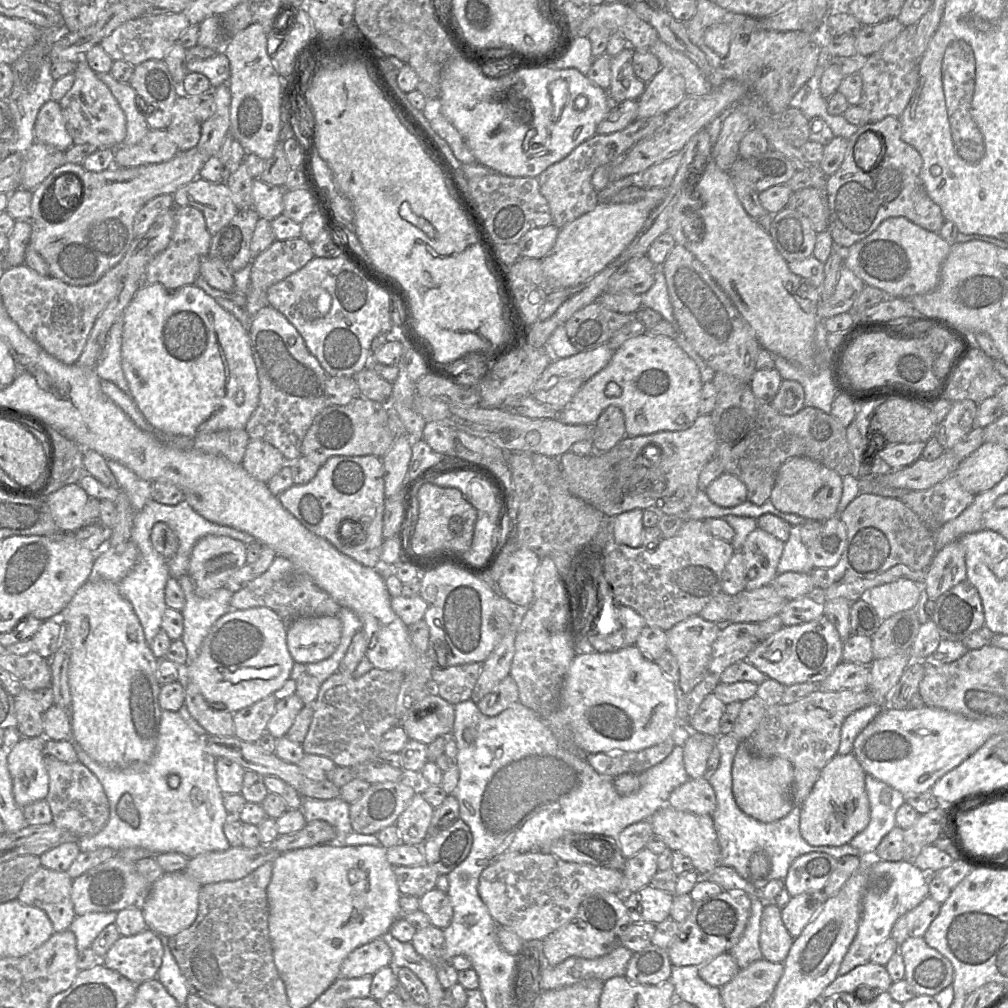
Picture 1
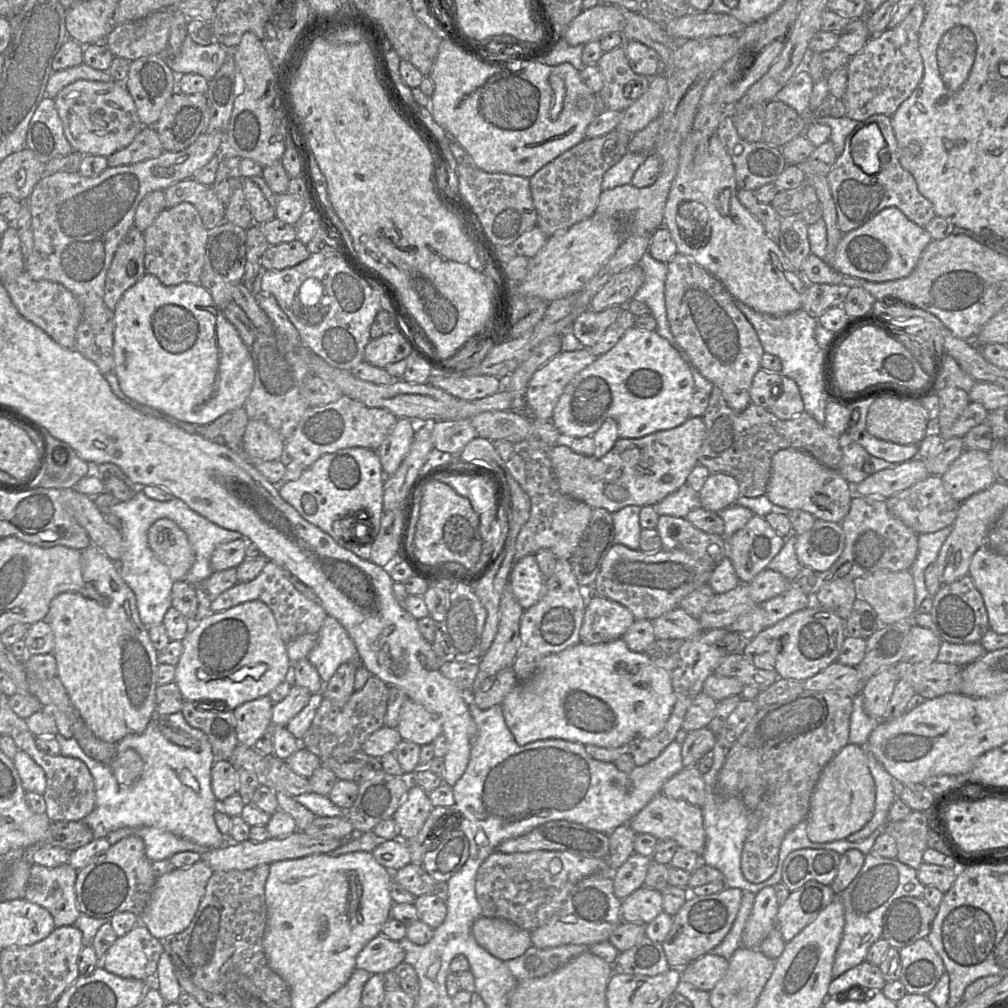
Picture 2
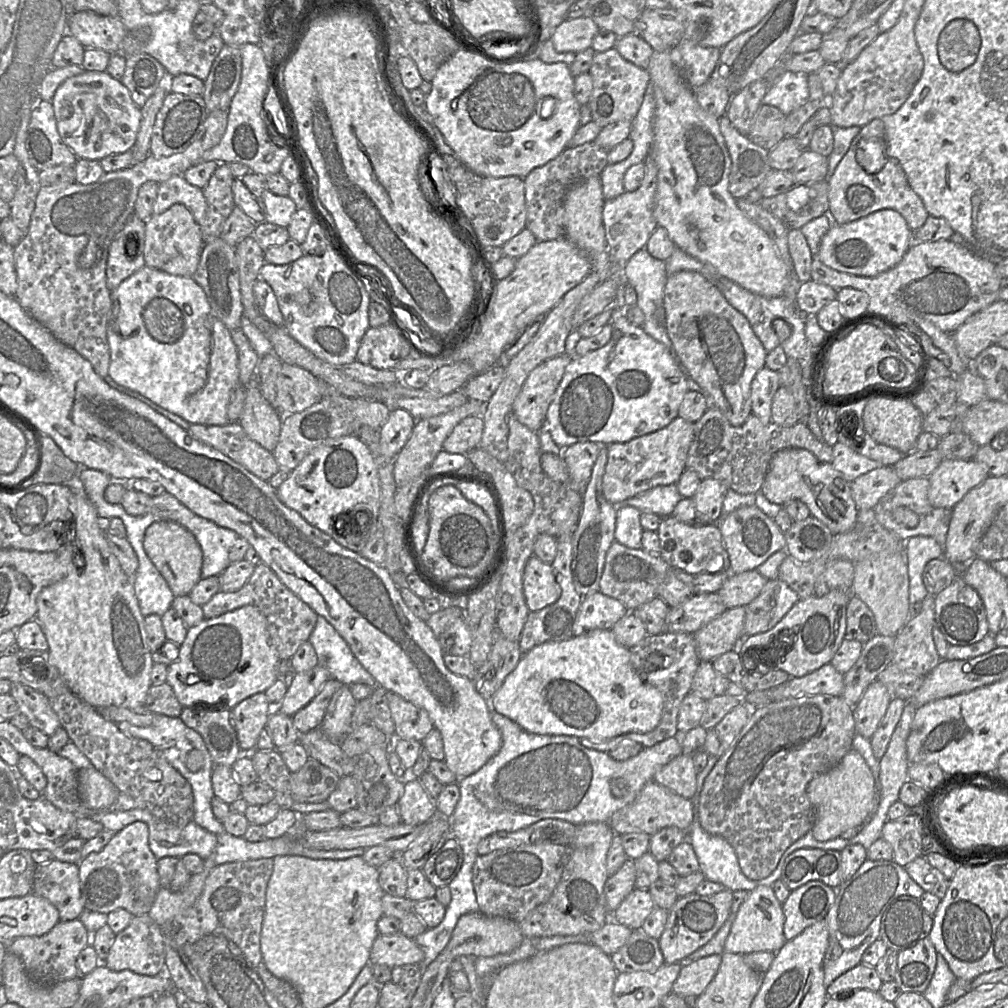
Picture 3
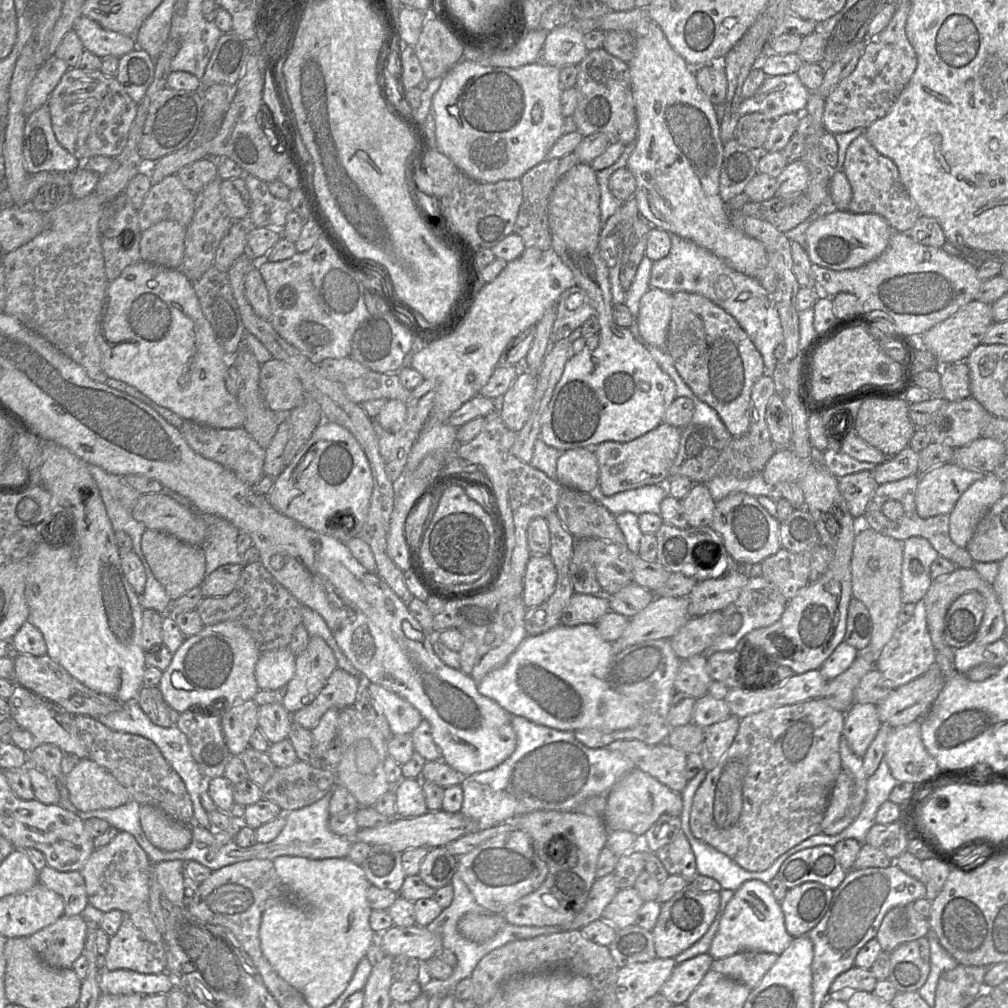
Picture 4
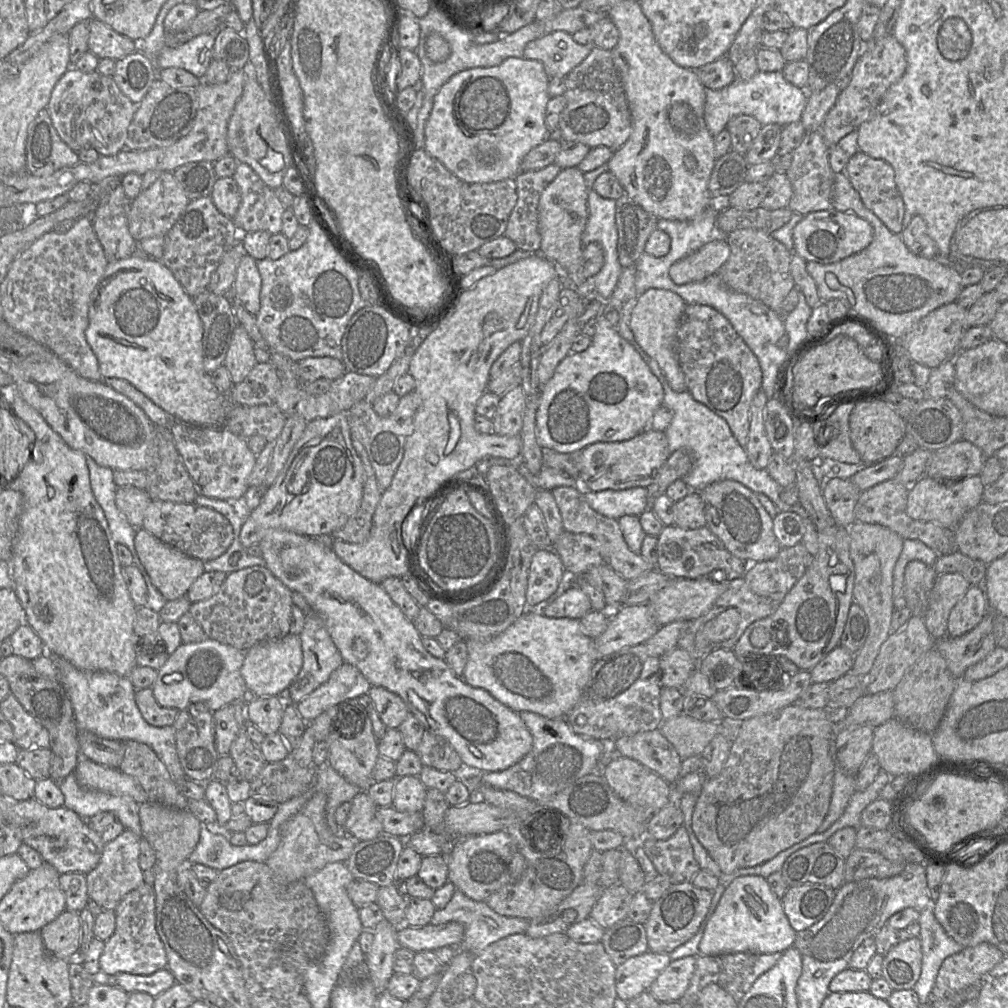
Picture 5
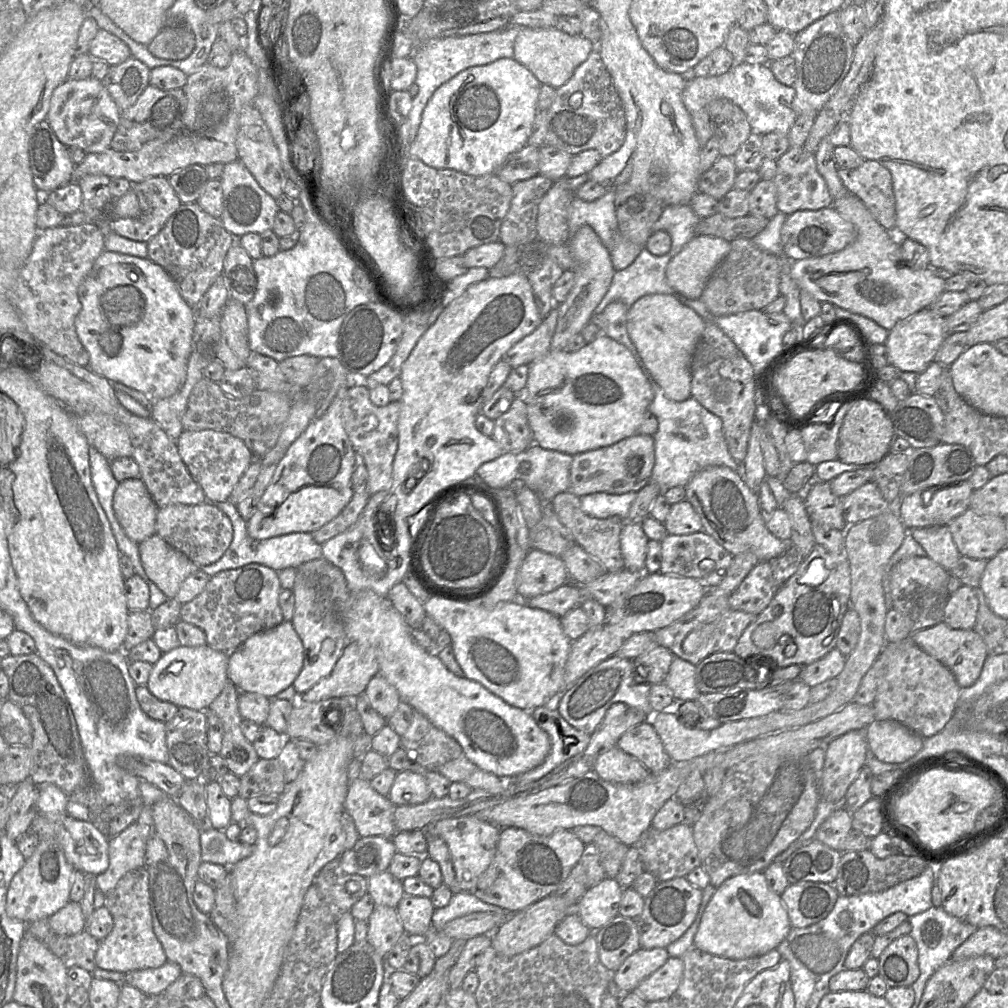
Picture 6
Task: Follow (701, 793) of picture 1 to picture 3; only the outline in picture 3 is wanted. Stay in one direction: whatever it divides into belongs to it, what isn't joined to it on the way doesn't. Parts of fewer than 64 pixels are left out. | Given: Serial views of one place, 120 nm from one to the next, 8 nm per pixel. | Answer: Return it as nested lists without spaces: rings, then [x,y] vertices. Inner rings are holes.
[[[683,752],[655,773],[653,780],[686,799],[691,799],[697,789],[697,773],[692,754]]]

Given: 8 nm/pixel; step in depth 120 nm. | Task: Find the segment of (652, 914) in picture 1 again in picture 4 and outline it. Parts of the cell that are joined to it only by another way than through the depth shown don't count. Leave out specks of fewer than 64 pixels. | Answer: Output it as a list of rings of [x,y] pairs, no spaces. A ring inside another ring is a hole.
[[[634,888],[621,889],[605,907],[602,919],[616,929],[636,924],[636,918],[644,900]]]

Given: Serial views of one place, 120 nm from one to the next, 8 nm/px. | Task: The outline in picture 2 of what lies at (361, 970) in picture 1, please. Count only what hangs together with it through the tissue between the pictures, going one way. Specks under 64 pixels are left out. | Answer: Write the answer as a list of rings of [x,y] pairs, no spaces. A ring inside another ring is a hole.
[[[379,934],[370,940],[356,957],[356,969],[382,975],[393,971],[404,962],[405,951],[401,944]]]

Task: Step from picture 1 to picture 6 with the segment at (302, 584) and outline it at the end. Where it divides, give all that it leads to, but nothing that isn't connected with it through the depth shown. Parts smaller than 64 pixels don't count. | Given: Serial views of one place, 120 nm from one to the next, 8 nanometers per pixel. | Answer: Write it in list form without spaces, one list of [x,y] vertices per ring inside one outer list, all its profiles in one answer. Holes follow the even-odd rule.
[[[262,564],[221,571],[211,576],[198,596],[182,604],[180,620],[202,629],[207,645],[230,656],[253,634],[284,621],[279,605],[281,590],[278,572]]]

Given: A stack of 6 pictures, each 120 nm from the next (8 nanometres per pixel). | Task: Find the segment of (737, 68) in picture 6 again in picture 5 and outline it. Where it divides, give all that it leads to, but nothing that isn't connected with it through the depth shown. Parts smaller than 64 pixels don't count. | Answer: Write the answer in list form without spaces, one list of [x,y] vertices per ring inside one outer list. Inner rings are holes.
[[[760,70],[748,81],[736,78],[731,84],[720,90],[705,88],[705,94],[704,119],[713,137],[726,128],[731,118],[738,115],[753,116],[762,126],[779,124],[784,127],[799,121],[808,96],[806,90],[786,81],[781,71],[762,72]]]

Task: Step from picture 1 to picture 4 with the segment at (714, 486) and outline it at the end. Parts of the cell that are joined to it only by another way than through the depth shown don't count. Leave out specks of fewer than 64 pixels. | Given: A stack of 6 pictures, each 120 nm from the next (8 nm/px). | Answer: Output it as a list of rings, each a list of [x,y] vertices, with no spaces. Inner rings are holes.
[[[694,484],[681,501],[689,527],[711,526],[716,502],[705,484]]]

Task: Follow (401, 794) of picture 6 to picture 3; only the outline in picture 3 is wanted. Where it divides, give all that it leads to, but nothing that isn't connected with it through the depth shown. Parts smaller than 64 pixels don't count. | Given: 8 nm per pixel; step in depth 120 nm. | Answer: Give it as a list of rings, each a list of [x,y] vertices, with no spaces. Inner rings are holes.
[[[418,779],[404,785],[404,793],[397,803],[401,822],[407,825],[424,825],[437,815],[434,800]]]

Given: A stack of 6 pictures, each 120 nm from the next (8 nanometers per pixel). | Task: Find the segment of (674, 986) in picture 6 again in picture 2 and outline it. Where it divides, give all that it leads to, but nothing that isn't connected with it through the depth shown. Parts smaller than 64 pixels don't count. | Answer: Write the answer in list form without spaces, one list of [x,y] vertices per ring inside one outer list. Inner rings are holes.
[[[707,953],[681,969],[681,979],[704,991],[711,991],[728,969],[728,960]]]

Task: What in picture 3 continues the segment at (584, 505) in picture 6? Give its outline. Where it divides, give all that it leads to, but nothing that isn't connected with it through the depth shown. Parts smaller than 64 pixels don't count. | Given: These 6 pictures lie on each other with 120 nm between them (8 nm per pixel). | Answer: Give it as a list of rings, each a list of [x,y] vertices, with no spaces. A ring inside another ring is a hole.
[[[676,484],[659,485],[614,506],[616,511],[625,506],[633,506],[641,512],[664,518],[672,516],[675,506],[682,498]]]

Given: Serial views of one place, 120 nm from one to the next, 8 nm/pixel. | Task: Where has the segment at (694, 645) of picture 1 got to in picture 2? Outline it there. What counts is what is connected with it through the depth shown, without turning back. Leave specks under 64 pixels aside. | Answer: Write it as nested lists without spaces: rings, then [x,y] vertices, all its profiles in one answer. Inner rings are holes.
[[[677,607],[651,620],[656,639],[685,639],[702,631],[697,618]]]

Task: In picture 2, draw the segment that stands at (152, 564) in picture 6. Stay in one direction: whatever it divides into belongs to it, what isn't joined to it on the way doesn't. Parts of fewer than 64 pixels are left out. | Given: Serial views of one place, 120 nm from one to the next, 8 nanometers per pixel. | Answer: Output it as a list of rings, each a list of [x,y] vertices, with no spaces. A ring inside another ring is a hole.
[[[159,519],[148,530],[148,544],[159,561],[168,568],[173,581],[184,581],[195,561],[195,553],[185,531],[171,519]]]

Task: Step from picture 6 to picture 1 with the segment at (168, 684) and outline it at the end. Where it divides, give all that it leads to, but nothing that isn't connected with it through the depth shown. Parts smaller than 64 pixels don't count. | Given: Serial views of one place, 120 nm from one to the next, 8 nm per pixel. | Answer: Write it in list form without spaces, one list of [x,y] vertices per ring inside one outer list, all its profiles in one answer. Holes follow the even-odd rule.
[[[270,608],[230,610],[212,626],[201,645],[197,658],[182,668],[183,679],[196,684],[209,704],[223,703],[224,711],[235,713],[251,706],[274,694],[290,678],[295,661],[287,648],[287,628],[288,626]]]

